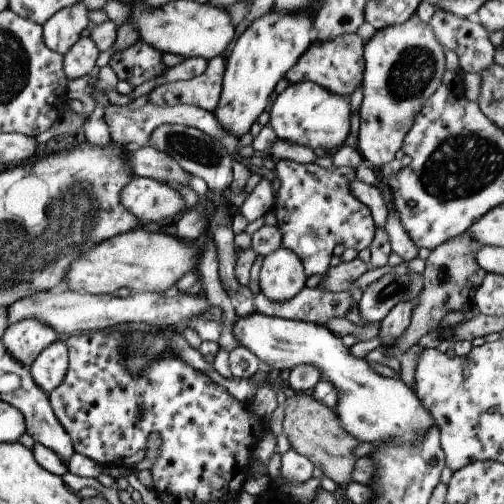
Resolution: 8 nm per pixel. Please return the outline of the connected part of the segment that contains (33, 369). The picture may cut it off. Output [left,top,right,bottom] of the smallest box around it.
[28,338,68,393]

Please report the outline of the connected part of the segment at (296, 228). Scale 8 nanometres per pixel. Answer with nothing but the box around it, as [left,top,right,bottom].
[267,159,376,277]

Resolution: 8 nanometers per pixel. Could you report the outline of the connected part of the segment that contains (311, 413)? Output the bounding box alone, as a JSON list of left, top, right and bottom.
[282,392,359,488]

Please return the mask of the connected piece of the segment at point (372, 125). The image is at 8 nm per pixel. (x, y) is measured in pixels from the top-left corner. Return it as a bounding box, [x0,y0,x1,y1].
[353,19,445,172]

